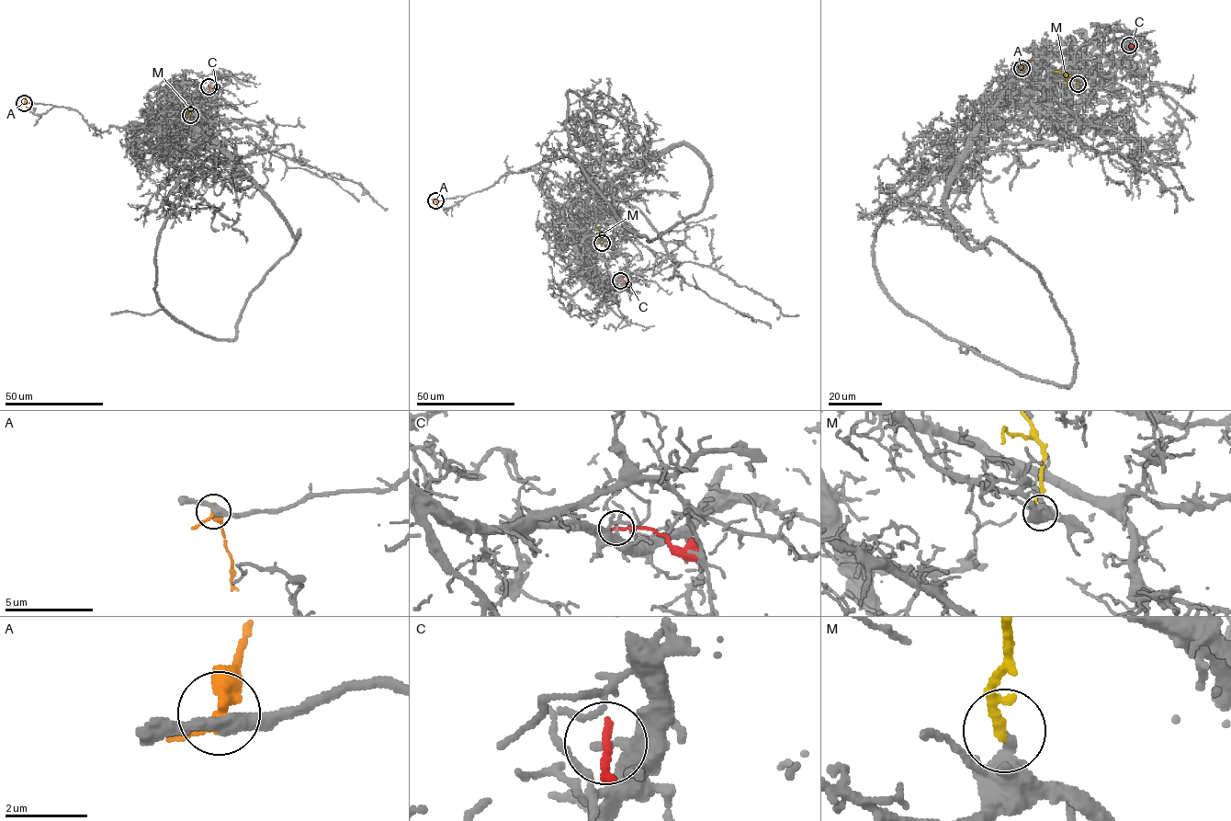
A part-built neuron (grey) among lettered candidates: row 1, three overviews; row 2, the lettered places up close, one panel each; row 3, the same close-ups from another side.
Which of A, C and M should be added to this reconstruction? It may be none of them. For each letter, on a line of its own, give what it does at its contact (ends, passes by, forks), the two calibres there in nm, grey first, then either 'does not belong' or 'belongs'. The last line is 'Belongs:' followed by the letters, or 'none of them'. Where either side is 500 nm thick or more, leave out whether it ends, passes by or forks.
A: it passes by; 340 nm thick on the grey side, 200 nm on the other; does not belong
C: it ends there; 420 nm thick on the grey side, 200 nm on the other; does not belong
M: it ends there; 280 nm thick on the grey side, 240 nm on the other; does not belong
Belongs: none of them

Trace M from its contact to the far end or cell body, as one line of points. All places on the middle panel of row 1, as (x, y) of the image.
M: (602, 243), (601, 232), (596, 225)

